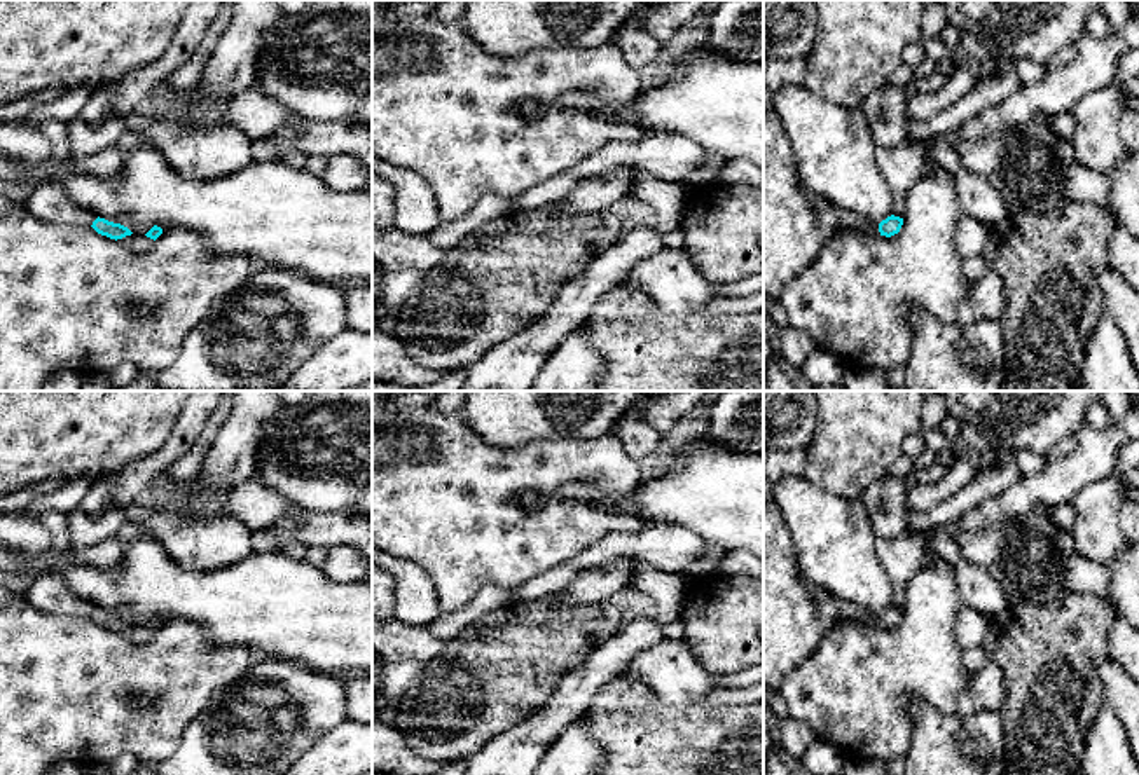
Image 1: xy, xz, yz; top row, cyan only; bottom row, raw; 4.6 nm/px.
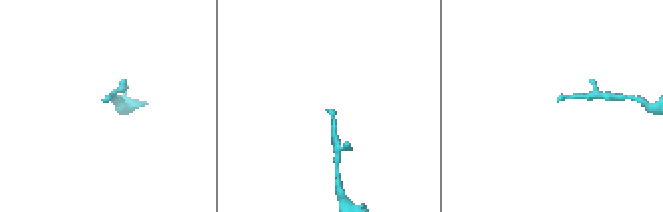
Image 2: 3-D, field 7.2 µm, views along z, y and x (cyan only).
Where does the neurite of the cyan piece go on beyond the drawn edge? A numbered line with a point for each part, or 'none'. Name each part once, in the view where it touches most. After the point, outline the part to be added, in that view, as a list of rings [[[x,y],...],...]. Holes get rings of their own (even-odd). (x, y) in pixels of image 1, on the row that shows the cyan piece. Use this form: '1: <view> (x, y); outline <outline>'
1: xy (135, 241); outline [[[131,234],[117,241],[126,244],[133,251],[147,251],[154,244],[154,239],[142,236],[142,234]]]

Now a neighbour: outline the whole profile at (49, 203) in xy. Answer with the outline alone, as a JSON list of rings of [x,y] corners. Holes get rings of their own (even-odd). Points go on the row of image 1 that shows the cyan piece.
[[[59,182],[33,189],[26,209],[40,222],[91,227],[98,218],[93,209],[79,206]]]

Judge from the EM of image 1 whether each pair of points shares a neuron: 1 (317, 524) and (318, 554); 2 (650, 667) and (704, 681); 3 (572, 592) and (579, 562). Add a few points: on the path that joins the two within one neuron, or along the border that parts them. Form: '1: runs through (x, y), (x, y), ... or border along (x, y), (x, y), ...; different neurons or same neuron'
1: border along (308, 545), (325, 545), (329, 548); different neurons
2: runs through (664, 667), (690, 681); same neuron
3: border along (614, 559), (582, 569), (556, 594); different neurons

